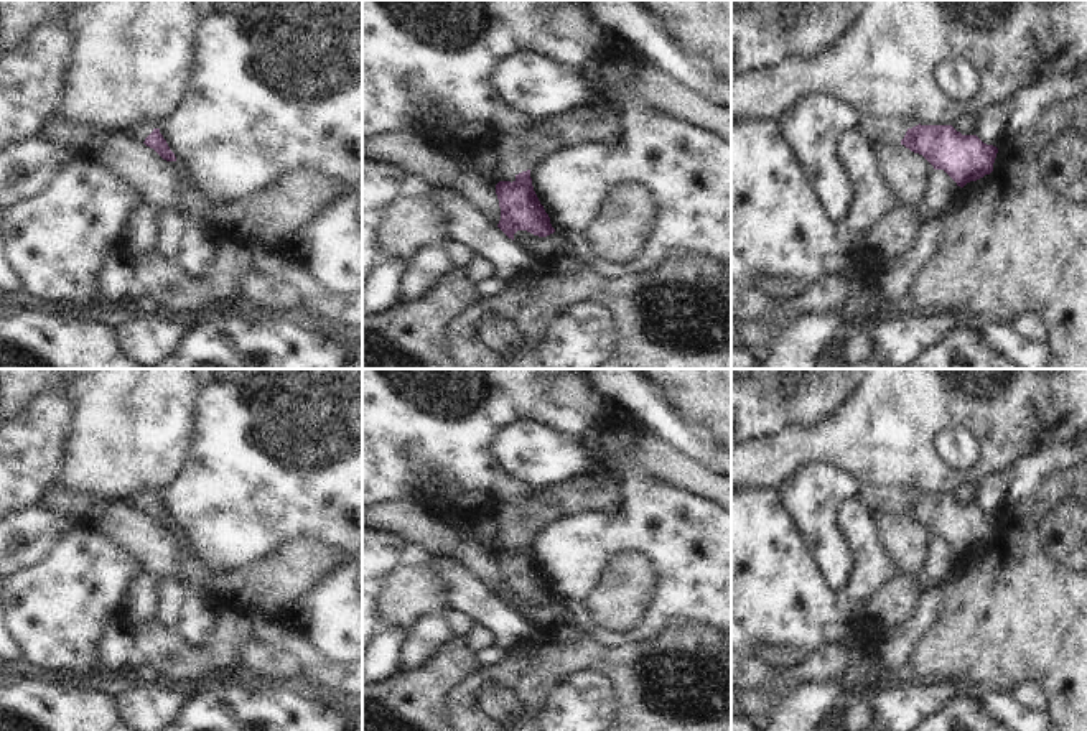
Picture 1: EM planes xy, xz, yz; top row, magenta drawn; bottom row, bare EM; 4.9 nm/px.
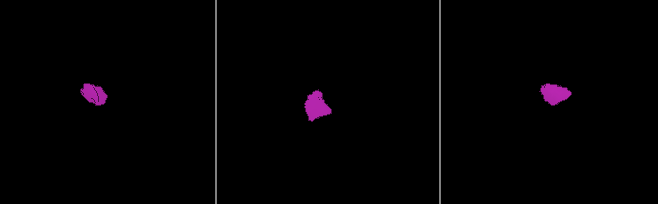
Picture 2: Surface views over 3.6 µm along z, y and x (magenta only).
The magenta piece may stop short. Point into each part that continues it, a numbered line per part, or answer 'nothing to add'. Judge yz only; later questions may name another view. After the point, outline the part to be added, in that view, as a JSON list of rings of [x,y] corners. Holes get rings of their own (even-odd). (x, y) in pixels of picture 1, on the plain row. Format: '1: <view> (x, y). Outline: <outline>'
1: yz (877, 499). Outline: [[[866,484],[858,486],[856,497],[873,515],[901,512],[907,501],[896,487],[870,487]]]

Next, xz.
1: xz (521, 519). Outline: [[[586,469],[580,476],[570,477],[563,482],[553,482],[544,489],[534,489],[532,494],[496,505],[489,517],[496,522],[499,537],[499,550],[516,550],[522,540],[532,538],[544,527],[557,519],[581,515],[590,510],[611,512],[621,505],[621,482],[609,474],[593,473]]]

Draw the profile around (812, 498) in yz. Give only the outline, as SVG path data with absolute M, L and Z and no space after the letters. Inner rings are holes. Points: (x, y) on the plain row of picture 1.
M810 464L779 491L781 499L820 566L828 588L847 584L853 555L837 527L838 509L858 494L858 481L832 464Z

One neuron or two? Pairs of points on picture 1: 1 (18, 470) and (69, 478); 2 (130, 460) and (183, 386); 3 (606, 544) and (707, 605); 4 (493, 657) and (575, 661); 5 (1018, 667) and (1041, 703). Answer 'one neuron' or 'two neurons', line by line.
1: two neurons
2: one neuron
3: one neuron
4: two neurons
5: two neurons

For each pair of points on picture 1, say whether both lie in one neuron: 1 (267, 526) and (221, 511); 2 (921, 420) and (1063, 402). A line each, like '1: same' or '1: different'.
1: same
2: same

